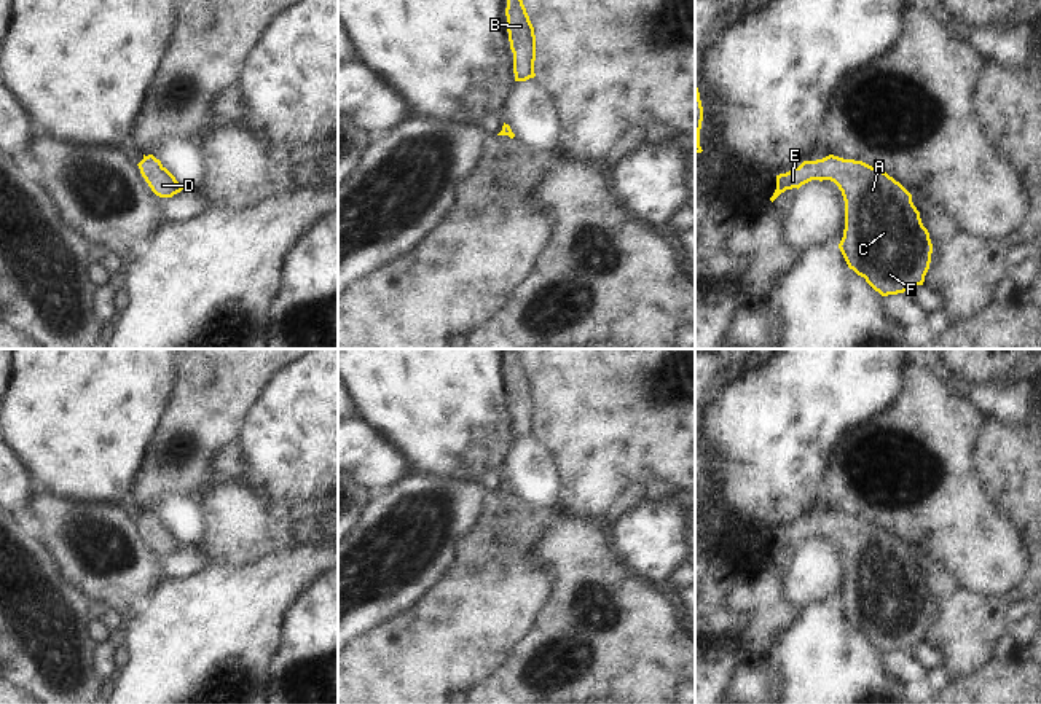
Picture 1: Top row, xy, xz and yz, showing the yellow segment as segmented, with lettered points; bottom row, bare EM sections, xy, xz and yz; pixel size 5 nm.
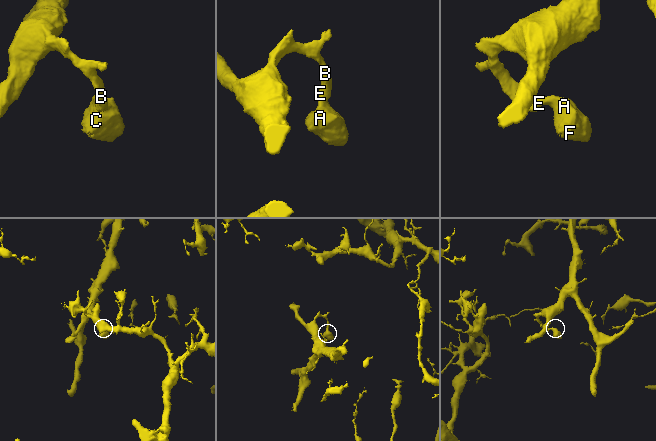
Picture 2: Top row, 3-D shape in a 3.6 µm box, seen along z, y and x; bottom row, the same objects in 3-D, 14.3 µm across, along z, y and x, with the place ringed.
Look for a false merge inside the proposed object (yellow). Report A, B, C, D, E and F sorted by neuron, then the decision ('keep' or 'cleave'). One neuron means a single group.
groups A B C D E F; keep

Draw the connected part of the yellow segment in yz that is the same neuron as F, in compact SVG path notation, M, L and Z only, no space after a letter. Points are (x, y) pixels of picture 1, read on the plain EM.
M829 511L776 532L770 557L811 537L831 537L842 548L845 586L839 605L850 626L882 653L923 642L933 600L899 538L862 518Z

